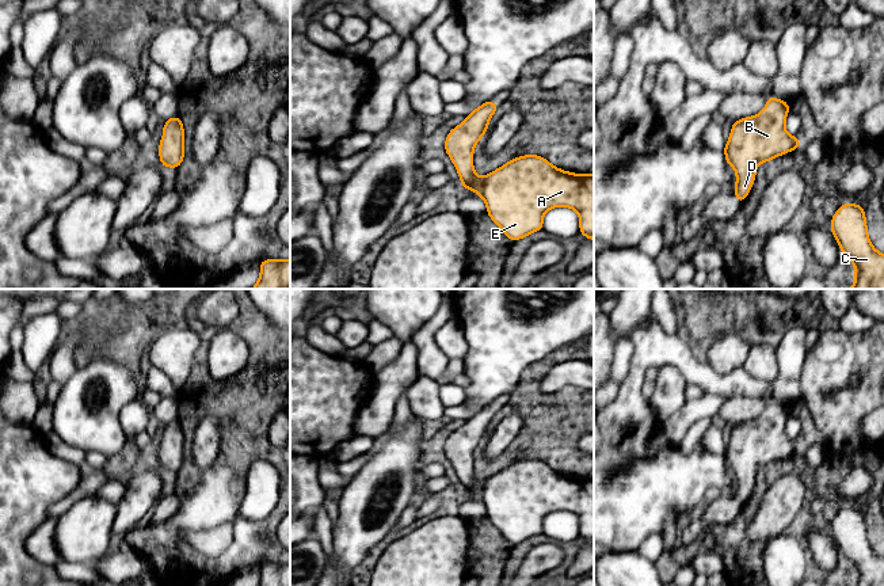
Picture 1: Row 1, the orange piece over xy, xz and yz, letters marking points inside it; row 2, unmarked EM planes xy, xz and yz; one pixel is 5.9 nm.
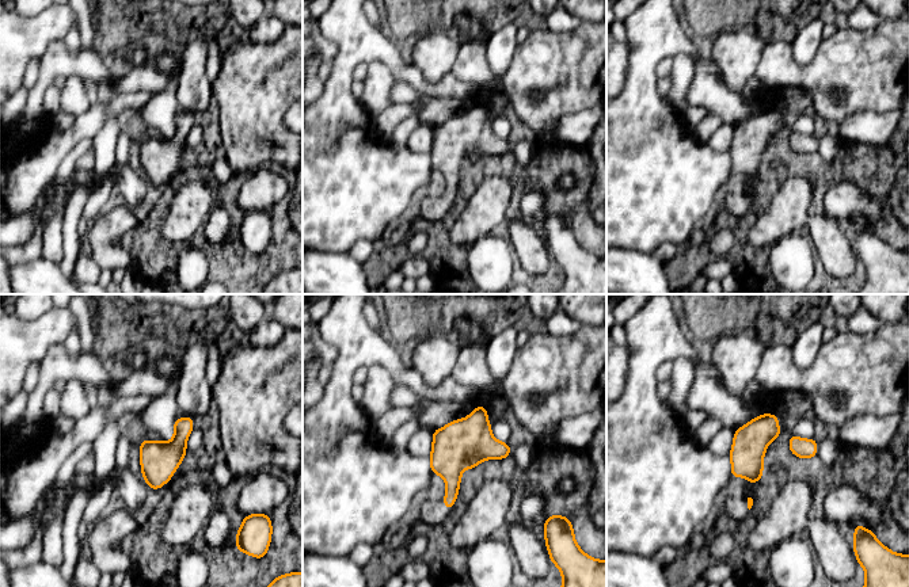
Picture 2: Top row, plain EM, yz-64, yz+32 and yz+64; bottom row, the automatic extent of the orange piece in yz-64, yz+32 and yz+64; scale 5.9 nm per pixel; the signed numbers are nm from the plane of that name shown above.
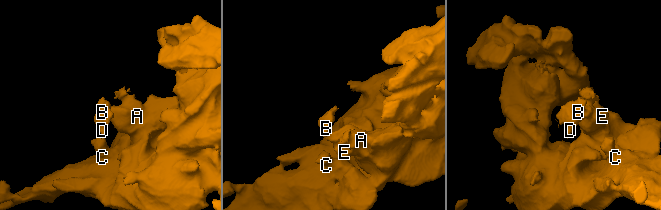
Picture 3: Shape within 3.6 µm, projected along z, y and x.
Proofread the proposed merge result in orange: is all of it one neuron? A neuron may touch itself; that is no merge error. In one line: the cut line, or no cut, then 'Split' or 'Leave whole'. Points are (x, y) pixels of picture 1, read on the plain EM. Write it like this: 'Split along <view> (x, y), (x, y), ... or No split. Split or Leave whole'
No split. Leave whole

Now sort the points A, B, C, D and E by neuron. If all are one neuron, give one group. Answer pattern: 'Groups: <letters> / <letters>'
Groups: A B C D E

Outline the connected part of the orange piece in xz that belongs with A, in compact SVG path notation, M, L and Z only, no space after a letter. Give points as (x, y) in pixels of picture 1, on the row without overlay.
M492 403L487 404L446 440L443 450L462 492L473 494L485 505L487 518L513 545L544 534L544 518L559 510L576 514L579 537L594 544L594 476L572 477L559 473L542 460L525 458L483 482L475 477L475 449L485 440L498 412Z

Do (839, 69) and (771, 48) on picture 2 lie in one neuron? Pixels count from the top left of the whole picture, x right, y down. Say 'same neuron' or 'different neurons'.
same neuron

